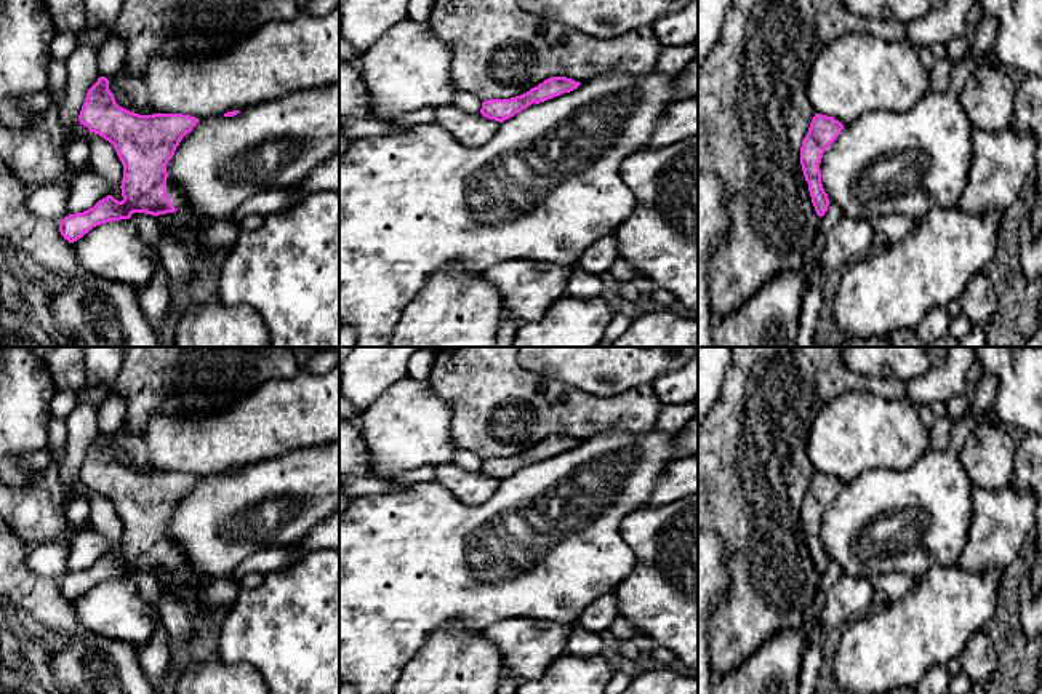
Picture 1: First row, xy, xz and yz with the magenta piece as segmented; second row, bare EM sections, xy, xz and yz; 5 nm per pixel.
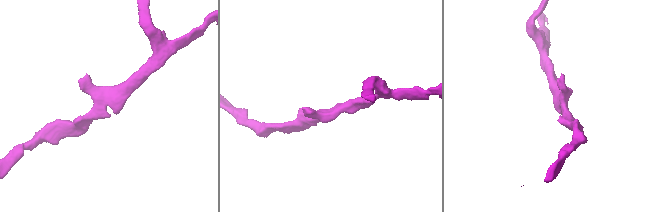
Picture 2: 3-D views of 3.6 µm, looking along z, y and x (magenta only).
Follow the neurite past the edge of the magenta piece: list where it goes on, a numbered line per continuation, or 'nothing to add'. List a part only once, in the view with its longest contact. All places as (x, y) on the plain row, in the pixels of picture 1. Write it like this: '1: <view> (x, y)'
1: xy (175, 552)

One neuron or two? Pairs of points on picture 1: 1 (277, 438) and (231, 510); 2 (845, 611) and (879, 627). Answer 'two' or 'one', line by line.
1: two
2: two

